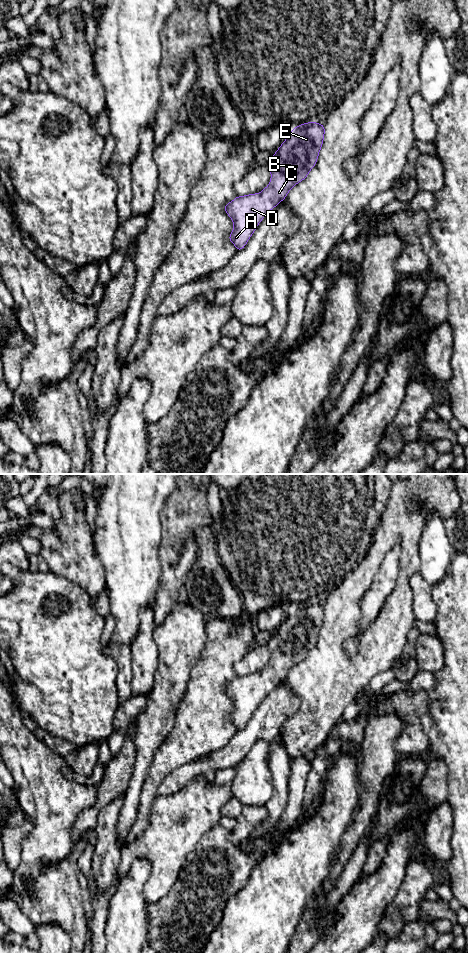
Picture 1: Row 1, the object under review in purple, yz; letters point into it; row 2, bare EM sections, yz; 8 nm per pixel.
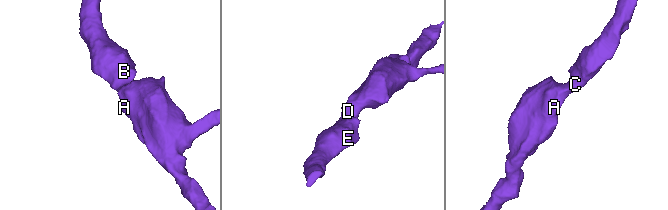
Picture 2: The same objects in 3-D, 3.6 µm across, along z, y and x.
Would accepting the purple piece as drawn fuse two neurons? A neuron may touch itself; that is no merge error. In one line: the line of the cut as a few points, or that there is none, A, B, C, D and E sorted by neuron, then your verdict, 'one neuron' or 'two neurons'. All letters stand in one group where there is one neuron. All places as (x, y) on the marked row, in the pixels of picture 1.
no cut; A B C D E; one neuron

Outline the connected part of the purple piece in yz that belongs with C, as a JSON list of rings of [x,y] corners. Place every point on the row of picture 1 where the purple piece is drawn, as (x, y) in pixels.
[[[307,122],[294,127],[266,165],[271,173],[269,185],[260,193],[236,196],[233,201],[224,206],[225,212],[234,225],[228,239],[234,244],[237,252],[246,246],[265,215],[285,200],[292,187],[306,179],[311,169],[317,164],[324,135],[325,126],[318,122]]]

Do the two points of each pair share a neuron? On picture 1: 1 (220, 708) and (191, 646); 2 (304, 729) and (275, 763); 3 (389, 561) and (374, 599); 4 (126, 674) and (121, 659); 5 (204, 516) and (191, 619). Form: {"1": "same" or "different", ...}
{"1": "different", "2": "different", "3": "same", "4": "same", "5": "different"}

